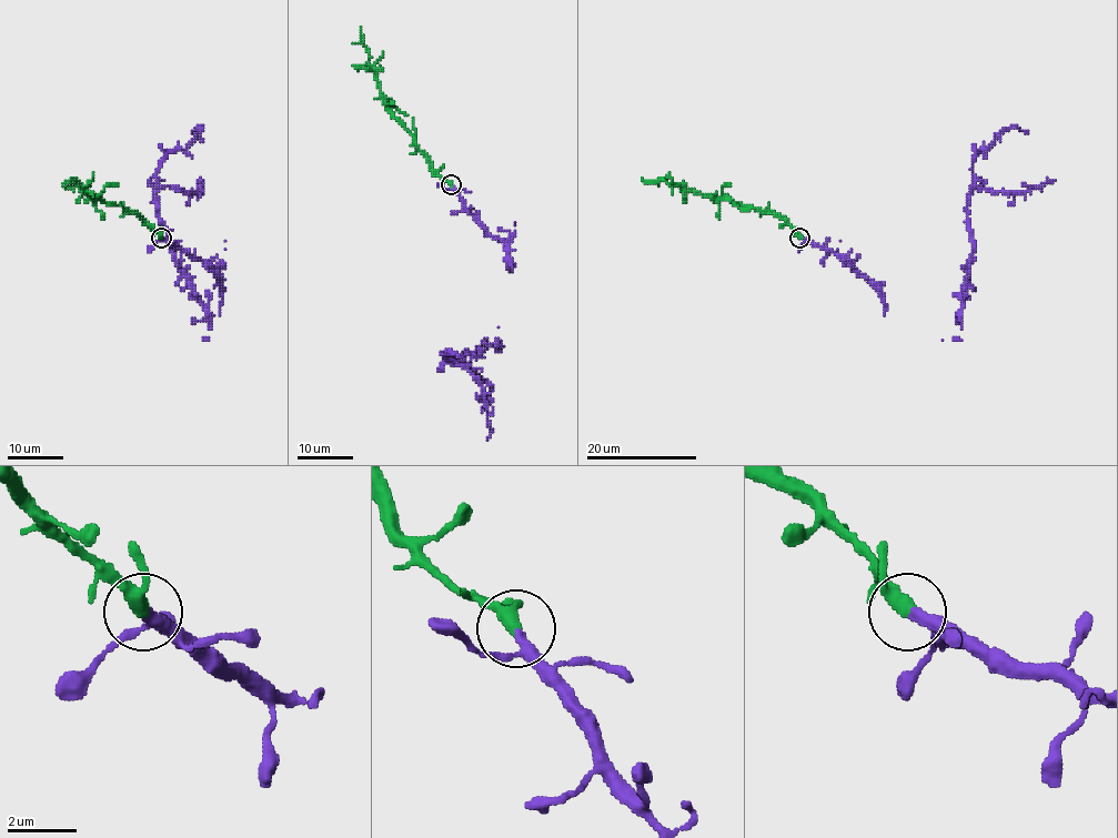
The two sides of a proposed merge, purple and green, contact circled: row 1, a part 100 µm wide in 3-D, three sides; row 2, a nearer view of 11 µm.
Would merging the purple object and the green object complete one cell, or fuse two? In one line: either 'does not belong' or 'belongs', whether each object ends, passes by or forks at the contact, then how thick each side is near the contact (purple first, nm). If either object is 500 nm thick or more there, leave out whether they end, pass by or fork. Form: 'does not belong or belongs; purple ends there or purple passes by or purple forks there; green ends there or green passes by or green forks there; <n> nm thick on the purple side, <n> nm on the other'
belongs; purple passes by; green passes by; 240 nm thick on the purple side, 360 nm on the other

